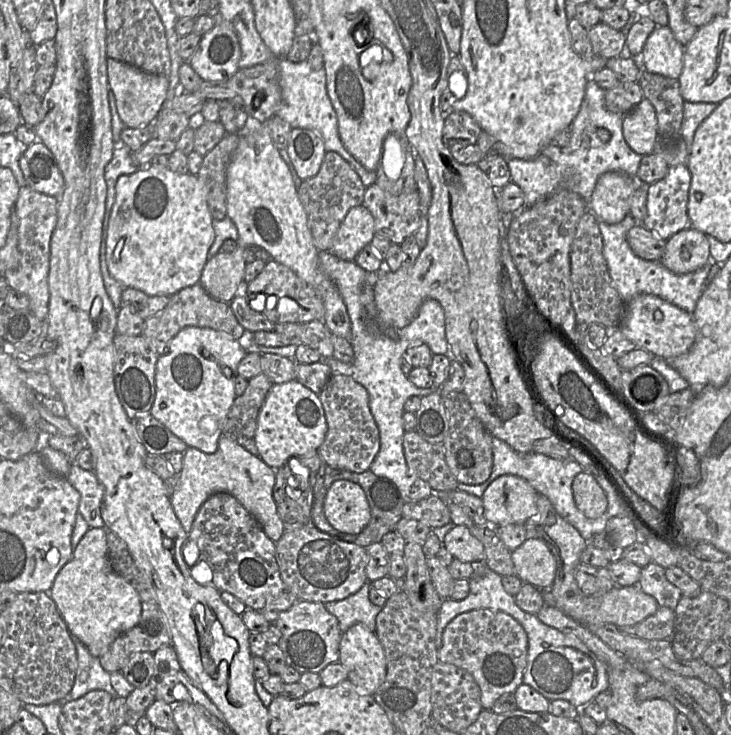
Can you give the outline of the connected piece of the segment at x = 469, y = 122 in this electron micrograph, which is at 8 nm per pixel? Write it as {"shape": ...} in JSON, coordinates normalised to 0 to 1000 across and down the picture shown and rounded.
{"shape":[[[621,150],[610,156],[606,188],[613,189],[614,201],[624,193],[631,199],[640,199],[653,195],[659,178],[658,171],[640,152]]]}

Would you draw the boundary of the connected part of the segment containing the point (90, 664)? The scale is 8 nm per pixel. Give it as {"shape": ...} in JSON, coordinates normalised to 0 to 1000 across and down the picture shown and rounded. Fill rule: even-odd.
{"shape":[[[98,864],[98,869],[105,883],[107,913],[101,933],[88,954],[105,952],[129,939],[163,948],[152,931],[152,917],[140,907],[137,895],[127,893],[104,865]]]}

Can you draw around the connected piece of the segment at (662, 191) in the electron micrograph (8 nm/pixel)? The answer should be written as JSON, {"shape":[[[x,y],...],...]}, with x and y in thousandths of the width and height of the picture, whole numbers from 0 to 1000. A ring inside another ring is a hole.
{"shape":[[[936,223],[917,226],[906,245],[886,252],[885,294],[878,305],[871,306],[878,306],[910,328],[929,314],[944,310],[945,303],[940,288],[944,249],[945,237]]]}

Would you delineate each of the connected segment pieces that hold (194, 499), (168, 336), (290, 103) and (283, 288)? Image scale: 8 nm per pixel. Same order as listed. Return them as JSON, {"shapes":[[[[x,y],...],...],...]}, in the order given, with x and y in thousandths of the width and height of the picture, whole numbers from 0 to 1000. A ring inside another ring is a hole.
{"shapes":[[[[305,593],[293,618],[257,608],[252,616],[252,633],[246,646],[245,664],[234,675],[234,684],[256,727],[261,724],[275,688],[287,675],[295,671],[313,671],[353,709],[372,736],[378,739],[387,729],[390,724],[387,710],[373,678],[378,641],[356,622],[343,618],[334,607]]],[[[275,385],[254,390],[233,404],[227,419],[200,434],[196,457],[205,472],[218,483],[227,483],[233,476],[233,467],[244,453],[256,445],[280,445],[315,454],[327,464],[331,457],[342,456],[326,438],[313,412],[289,404]]],[[[382,79],[380,91],[384,140],[378,156],[394,166],[399,174],[423,176],[432,180],[442,190],[446,205],[465,210],[488,234],[499,254],[509,252],[516,244],[514,233],[501,230],[468,195],[461,155],[447,127],[445,94],[430,95],[421,82],[401,84],[393,79]]],[[[372,351],[364,358],[360,369],[339,386],[339,400],[364,399],[369,400],[365,405],[364,422],[360,427],[373,439],[421,439],[430,435],[445,437],[446,422],[439,404],[430,392],[419,382],[412,380],[395,363],[379,356]],[[382,404],[397,404],[409,414],[409,420],[404,426],[386,427],[380,423]]]]}

